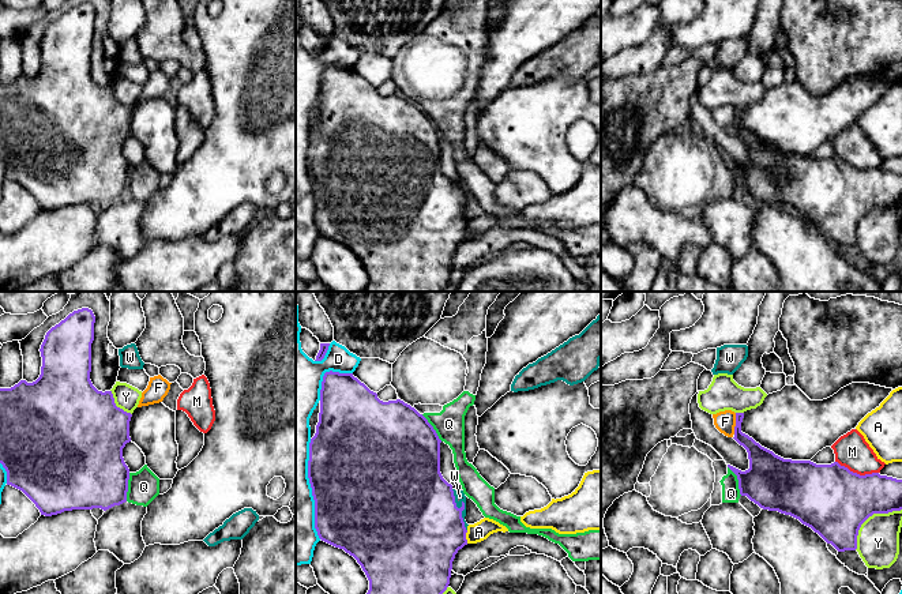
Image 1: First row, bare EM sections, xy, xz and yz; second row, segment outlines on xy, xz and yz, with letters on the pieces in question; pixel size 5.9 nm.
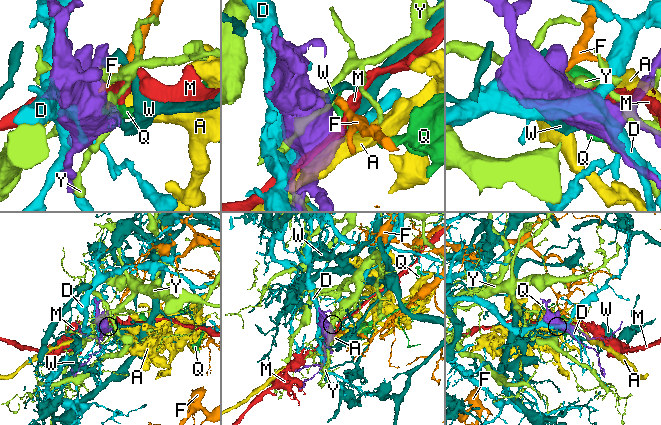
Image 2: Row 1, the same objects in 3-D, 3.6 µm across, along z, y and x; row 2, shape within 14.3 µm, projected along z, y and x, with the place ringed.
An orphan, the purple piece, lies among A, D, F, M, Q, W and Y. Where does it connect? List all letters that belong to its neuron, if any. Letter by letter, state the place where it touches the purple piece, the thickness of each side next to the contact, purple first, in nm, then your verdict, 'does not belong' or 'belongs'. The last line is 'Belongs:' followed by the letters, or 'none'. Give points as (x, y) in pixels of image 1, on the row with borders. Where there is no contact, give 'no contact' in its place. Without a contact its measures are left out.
A: xz (465, 537) | 480/120 nm | does not belong
D: xz (324, 373) | 340/300 nm | does not belong
F: yz (736, 424) | 140/130 nm | does not belong
M: yz (856, 473) | 420/200 nm | does not belong
Q: yz (739, 481) | 320/110 nm | does not belong
W: xz (463, 507) | 440/60 nm | belongs
Y: yz (868, 517) | 420/260 nm | does not belong
Belongs: W

